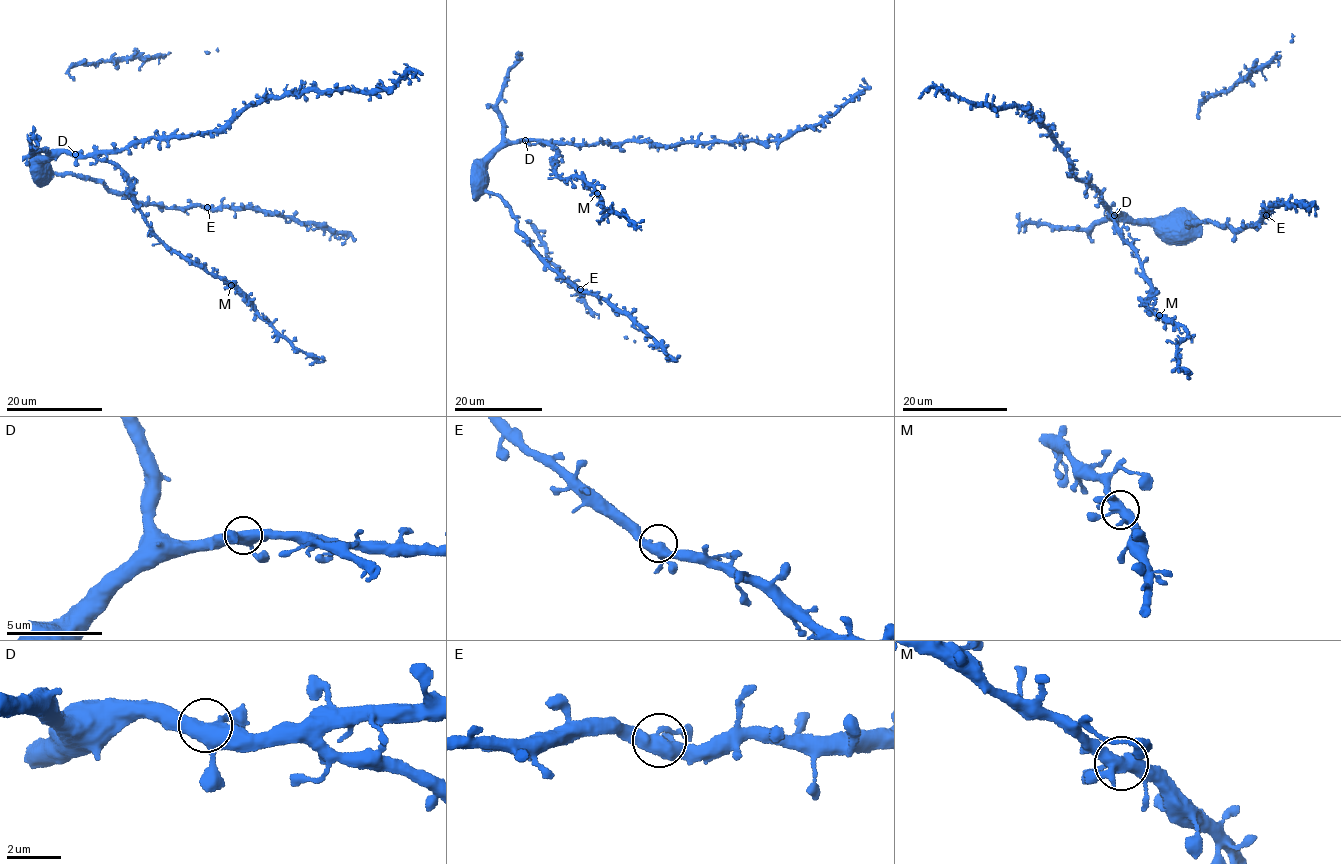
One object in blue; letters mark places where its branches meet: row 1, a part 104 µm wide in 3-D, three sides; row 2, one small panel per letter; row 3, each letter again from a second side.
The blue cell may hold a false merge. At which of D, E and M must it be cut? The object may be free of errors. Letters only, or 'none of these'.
none of these

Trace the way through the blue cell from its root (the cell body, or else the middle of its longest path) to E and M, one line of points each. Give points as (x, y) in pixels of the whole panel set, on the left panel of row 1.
E: (74, 156), (59, 153), (41, 161), (54, 173), (97, 179), (132, 200), (168, 207), (207, 207)
M: (74, 156), (93, 155), (114, 164), (125, 174), (135, 207), (151, 231), (174, 250), (231, 285)

